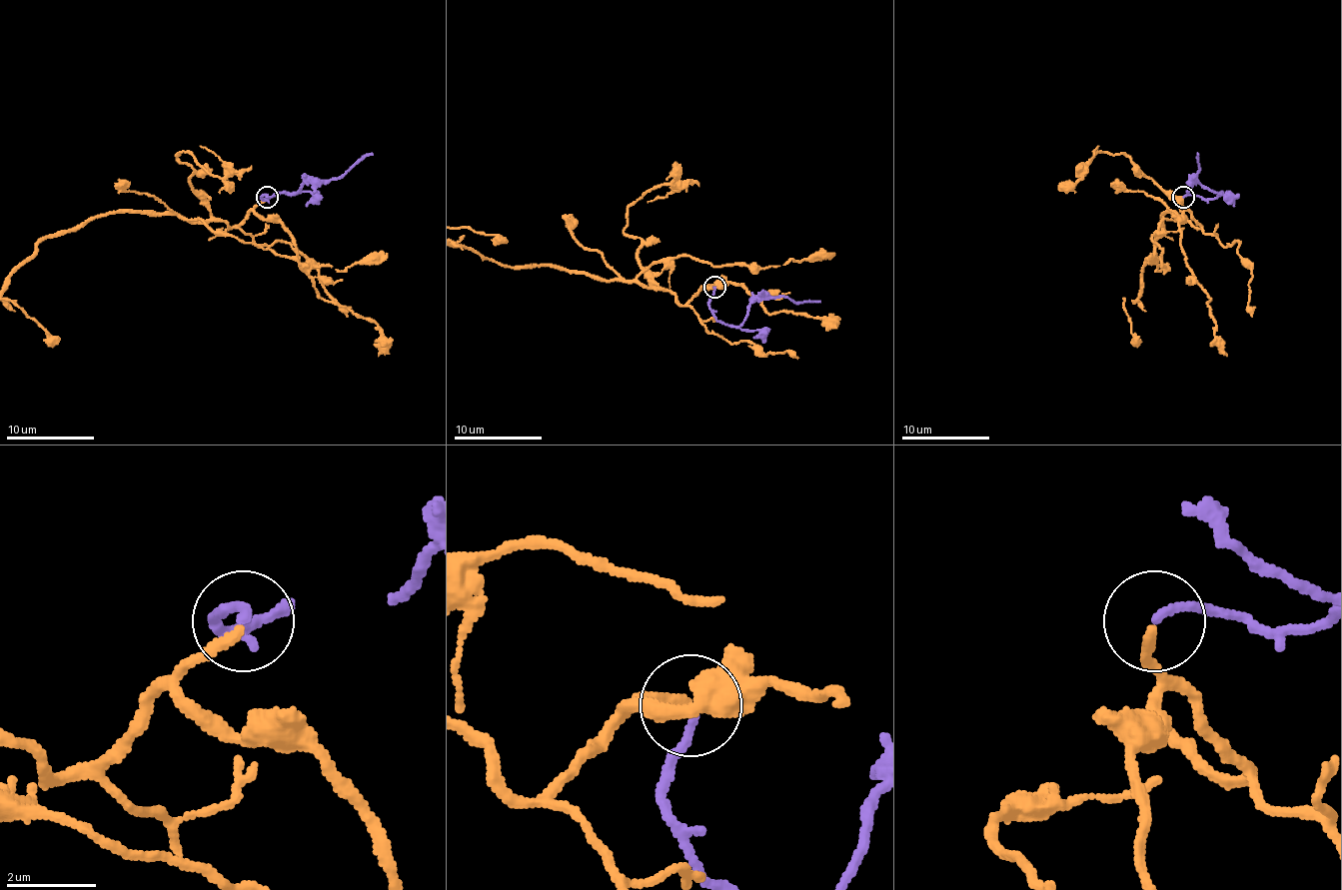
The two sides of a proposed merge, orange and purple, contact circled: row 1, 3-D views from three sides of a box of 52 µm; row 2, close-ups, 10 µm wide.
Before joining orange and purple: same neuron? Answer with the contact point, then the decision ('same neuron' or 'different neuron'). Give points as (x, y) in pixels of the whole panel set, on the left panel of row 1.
place (267, 197); same neuron

